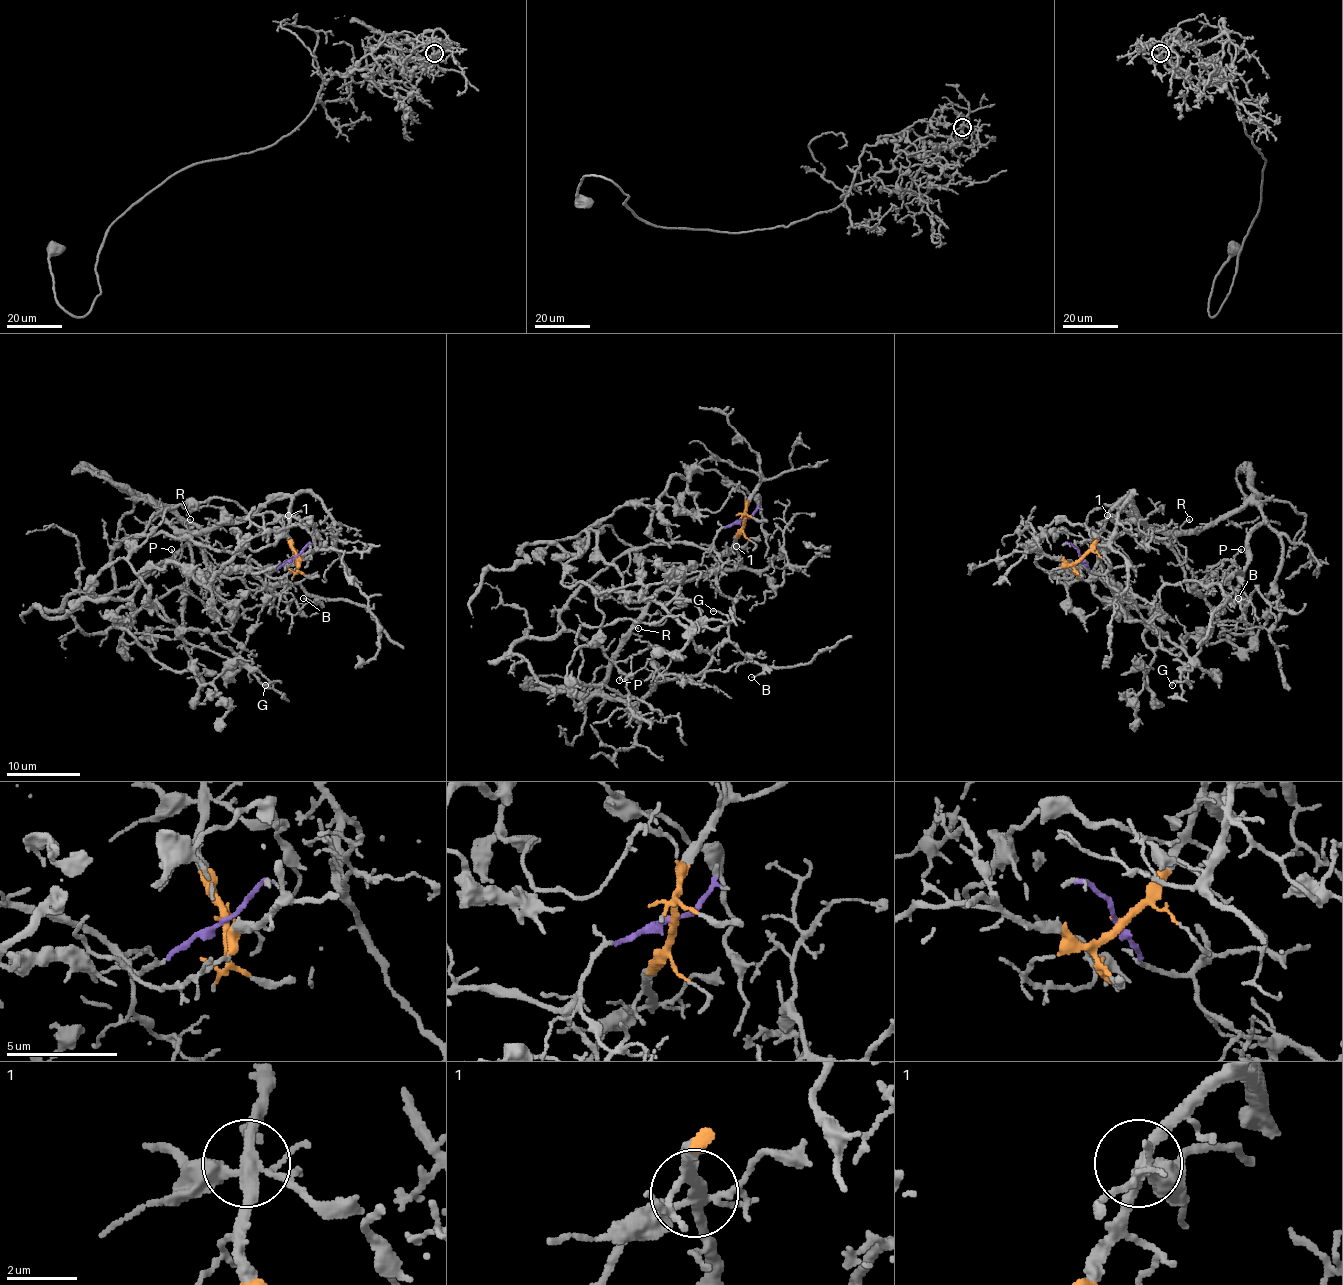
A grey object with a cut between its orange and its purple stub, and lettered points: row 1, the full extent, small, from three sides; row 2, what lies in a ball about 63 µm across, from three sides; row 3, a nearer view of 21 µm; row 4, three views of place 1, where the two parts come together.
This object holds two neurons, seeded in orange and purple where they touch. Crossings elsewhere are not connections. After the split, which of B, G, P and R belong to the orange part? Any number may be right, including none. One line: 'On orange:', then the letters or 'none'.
On orange: B, R

